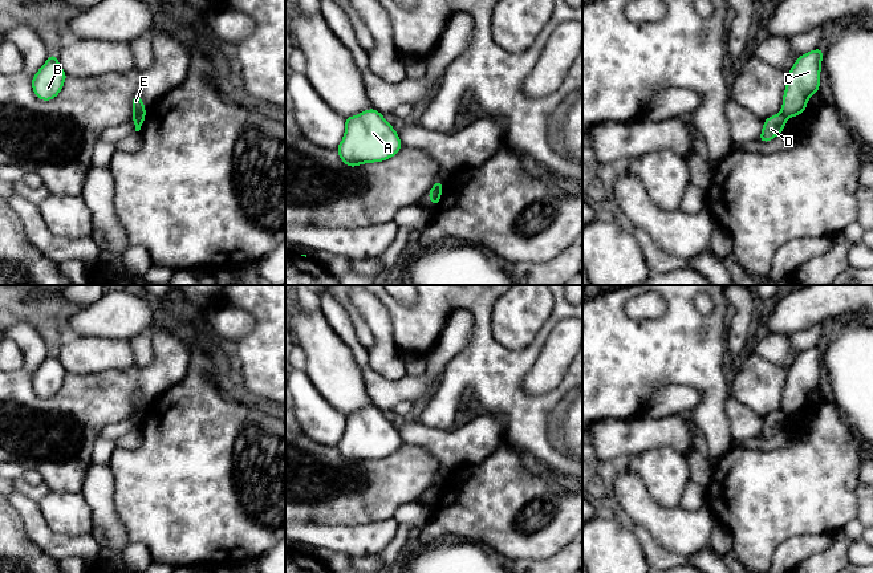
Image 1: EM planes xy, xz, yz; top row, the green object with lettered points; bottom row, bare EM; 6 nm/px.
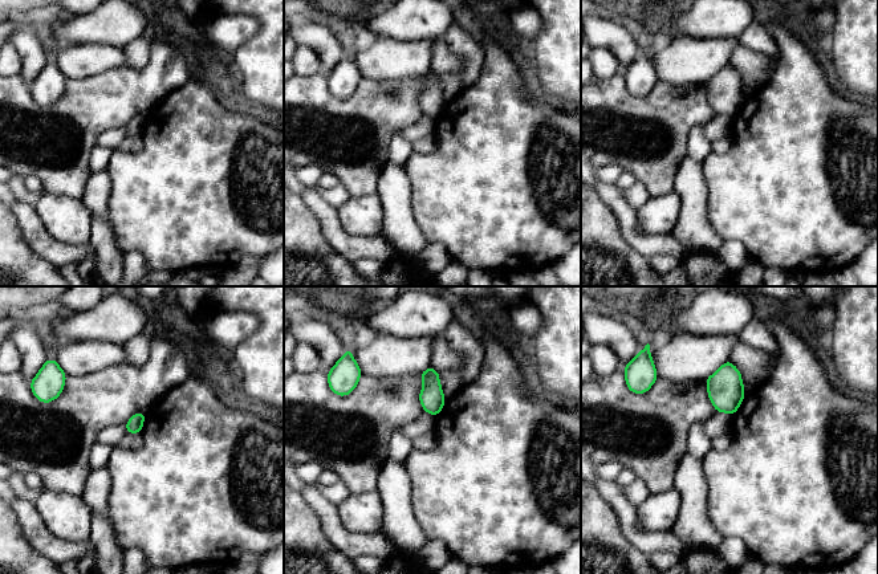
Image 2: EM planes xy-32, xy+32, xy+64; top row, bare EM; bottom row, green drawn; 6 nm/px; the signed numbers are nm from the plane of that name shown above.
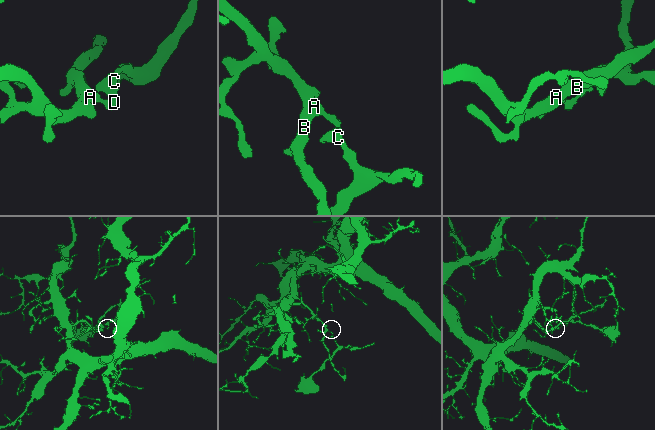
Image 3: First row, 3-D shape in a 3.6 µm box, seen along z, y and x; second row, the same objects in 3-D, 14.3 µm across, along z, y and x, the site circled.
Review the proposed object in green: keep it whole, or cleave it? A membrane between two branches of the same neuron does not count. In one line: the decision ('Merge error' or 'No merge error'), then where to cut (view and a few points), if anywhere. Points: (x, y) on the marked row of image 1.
Merge error. Split along xy (145, 113), (134, 116)

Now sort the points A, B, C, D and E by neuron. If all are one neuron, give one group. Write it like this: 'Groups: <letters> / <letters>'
Groups: A B D / C E

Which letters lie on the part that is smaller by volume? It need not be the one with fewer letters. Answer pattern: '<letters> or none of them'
C, E

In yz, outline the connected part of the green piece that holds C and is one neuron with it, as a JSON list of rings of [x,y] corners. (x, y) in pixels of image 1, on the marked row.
[[[820,48],[799,56],[788,72],[781,106],[787,118],[799,117],[807,109],[809,97],[819,92],[823,53]]]

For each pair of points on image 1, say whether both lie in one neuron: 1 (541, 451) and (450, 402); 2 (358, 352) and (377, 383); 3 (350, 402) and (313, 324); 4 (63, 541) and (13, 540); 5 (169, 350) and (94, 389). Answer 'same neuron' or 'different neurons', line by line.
1: same neuron
2: same neuron
3: same neuron
4: different neurons
5: same neuron

